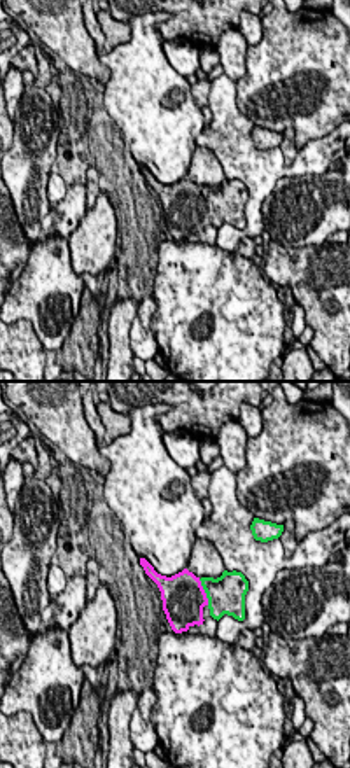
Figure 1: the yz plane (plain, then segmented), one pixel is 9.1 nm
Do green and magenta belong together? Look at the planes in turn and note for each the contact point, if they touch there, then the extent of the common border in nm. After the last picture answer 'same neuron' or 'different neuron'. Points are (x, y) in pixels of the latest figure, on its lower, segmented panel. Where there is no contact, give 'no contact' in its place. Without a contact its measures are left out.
(205, 592) | 260 nm

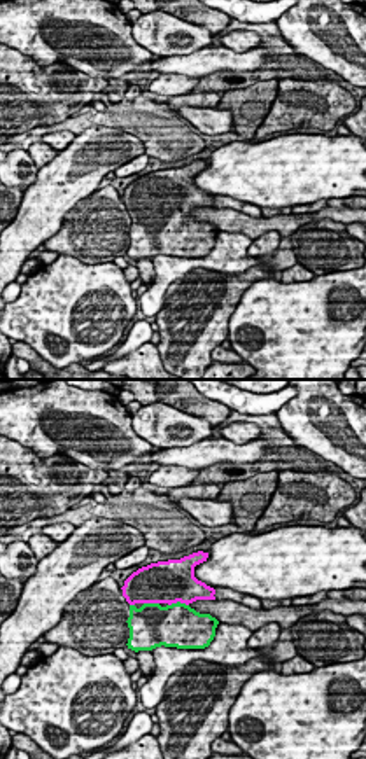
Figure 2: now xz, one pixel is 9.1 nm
(177, 602) | 190 nm

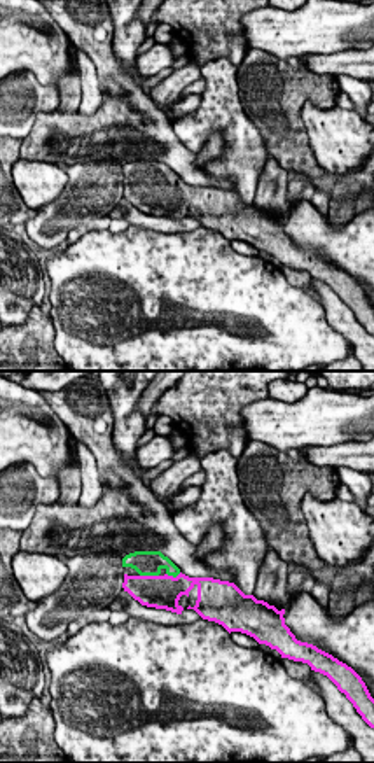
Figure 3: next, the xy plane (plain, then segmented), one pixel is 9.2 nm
(149, 574) | 180 nm

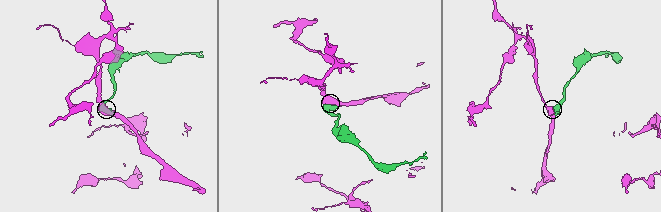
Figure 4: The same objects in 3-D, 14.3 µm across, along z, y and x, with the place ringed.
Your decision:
same neuron

